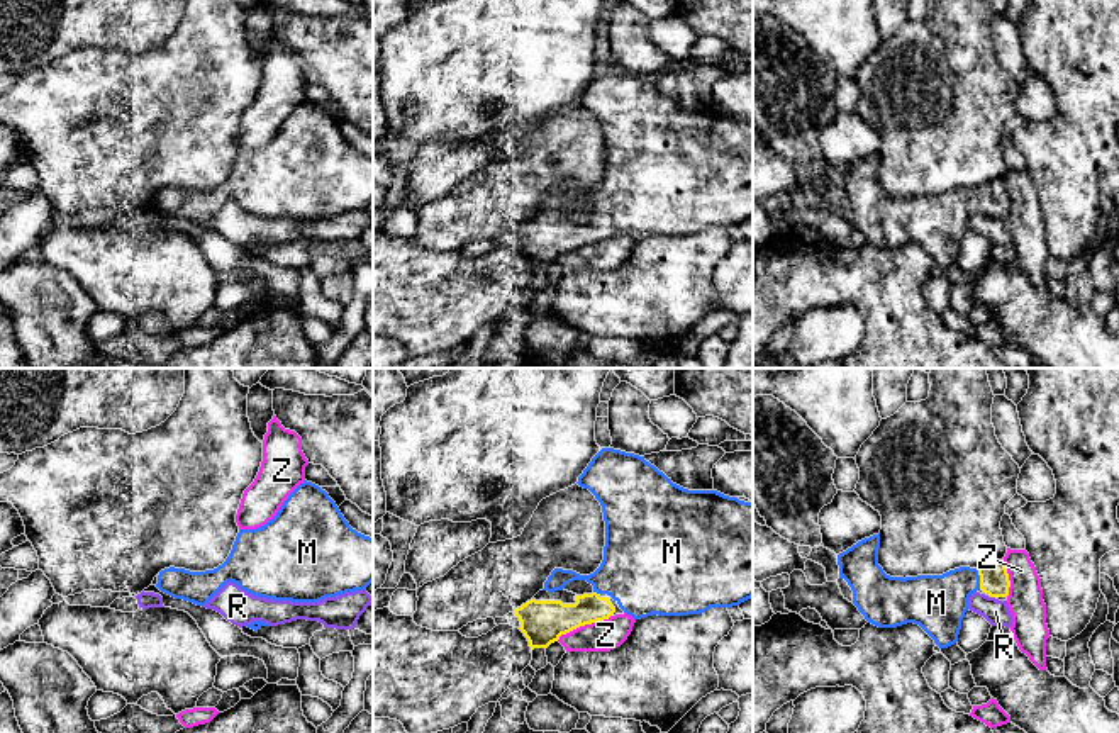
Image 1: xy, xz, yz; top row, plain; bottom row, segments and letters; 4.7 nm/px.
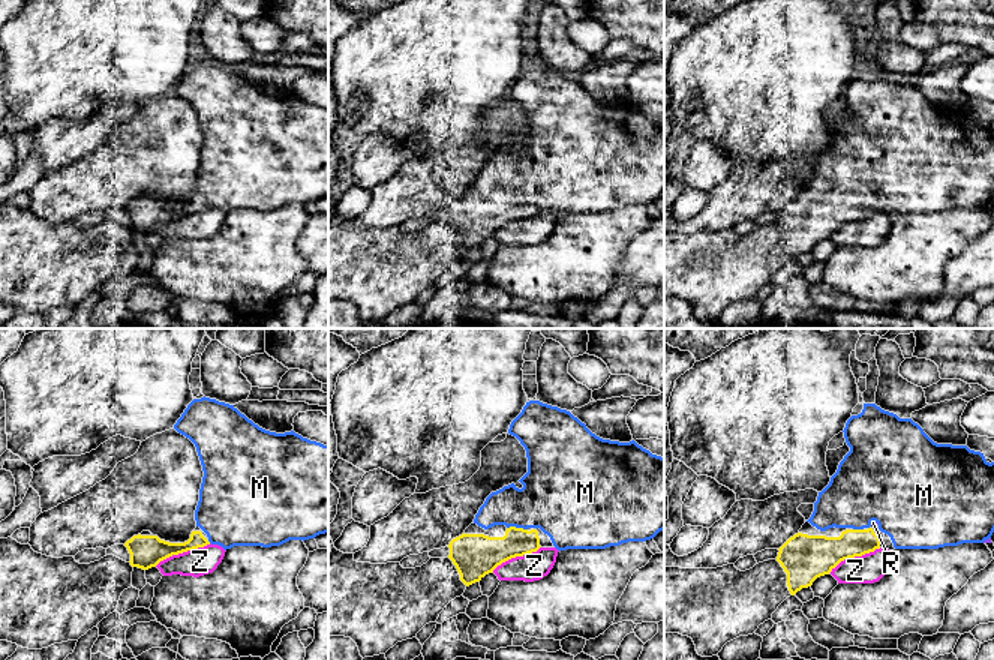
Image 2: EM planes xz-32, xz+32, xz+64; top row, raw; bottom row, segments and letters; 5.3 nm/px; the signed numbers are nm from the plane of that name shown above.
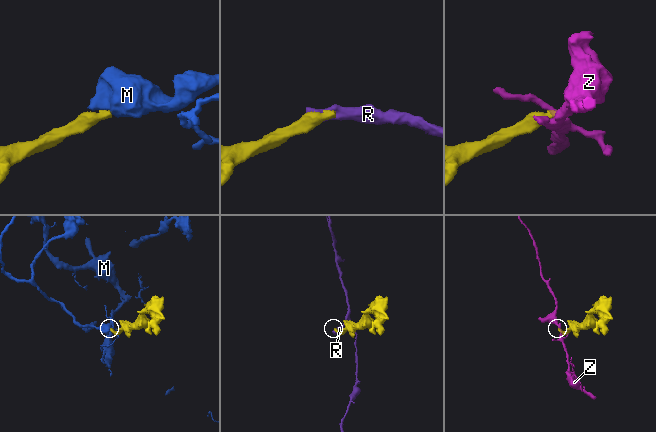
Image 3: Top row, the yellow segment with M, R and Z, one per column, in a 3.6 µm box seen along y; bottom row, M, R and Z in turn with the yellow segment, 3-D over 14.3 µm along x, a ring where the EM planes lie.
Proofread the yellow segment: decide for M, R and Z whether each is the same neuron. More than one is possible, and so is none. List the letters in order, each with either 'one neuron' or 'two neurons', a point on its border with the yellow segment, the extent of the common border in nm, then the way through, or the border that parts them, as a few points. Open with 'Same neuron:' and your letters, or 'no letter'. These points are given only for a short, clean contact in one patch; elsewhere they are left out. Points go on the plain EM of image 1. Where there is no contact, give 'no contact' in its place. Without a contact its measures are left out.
Same neuron: M
M: one neuron | yz (980, 199) | 100 nm | across yz (994, 199), (980, 199), (963, 201), (936, 223)
R: two neurons | yz (994, 216) | 40 nm
Z: two neurons | xz (584, 245) | 300 nm | along xz (612, 235), (580, 245), (556, 260)

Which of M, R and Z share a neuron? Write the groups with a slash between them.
M / R / Z

